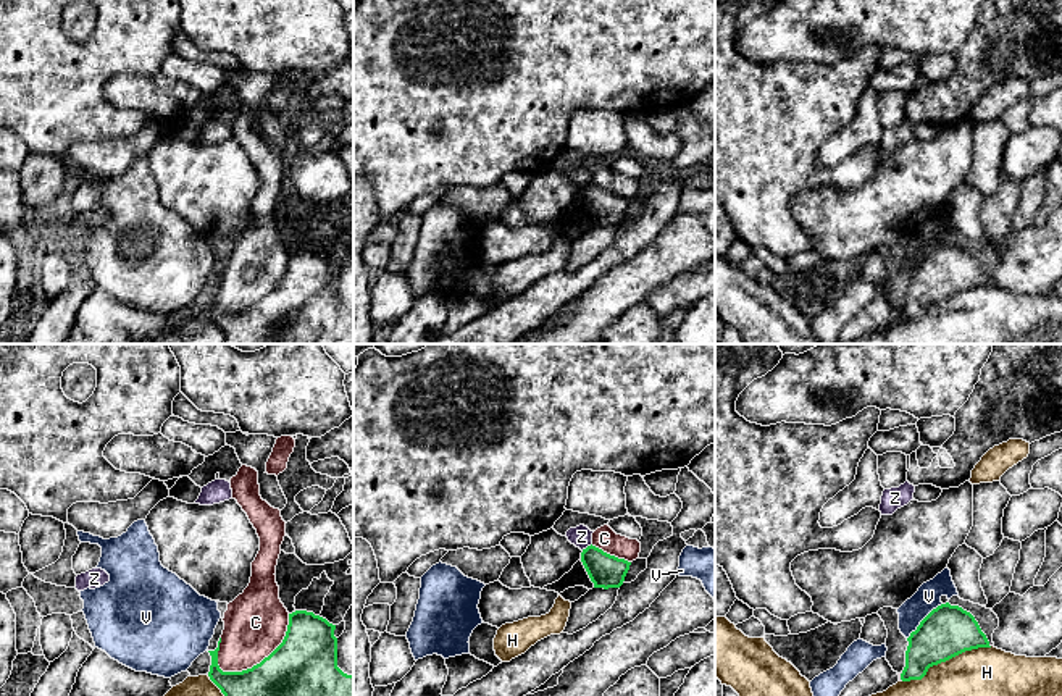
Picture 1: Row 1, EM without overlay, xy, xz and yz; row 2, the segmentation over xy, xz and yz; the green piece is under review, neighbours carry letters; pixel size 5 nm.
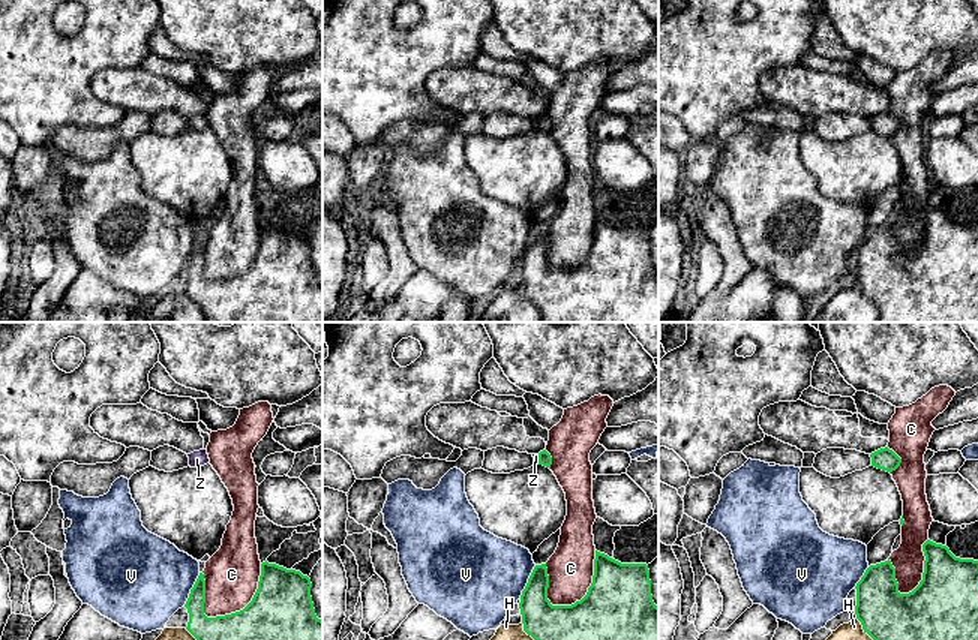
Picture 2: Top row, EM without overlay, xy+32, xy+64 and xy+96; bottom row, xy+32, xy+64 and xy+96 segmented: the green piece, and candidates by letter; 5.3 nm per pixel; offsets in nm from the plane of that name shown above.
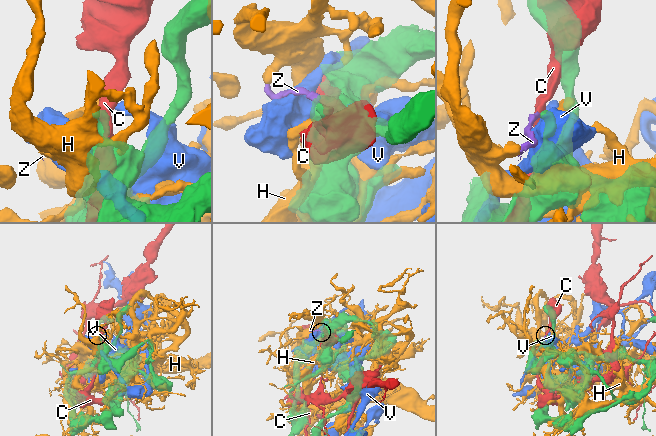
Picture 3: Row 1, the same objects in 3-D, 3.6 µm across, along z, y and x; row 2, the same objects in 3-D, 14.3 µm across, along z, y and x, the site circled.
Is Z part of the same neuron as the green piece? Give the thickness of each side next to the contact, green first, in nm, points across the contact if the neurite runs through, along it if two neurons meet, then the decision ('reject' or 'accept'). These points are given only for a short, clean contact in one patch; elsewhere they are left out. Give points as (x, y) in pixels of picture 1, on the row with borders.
calibres 170 and 110 nm; border xz (591, 543), (581, 549); reject

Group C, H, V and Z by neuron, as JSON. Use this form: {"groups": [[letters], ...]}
{"groups": [["C"], ["H"], ["V"], ["Z"]]}

